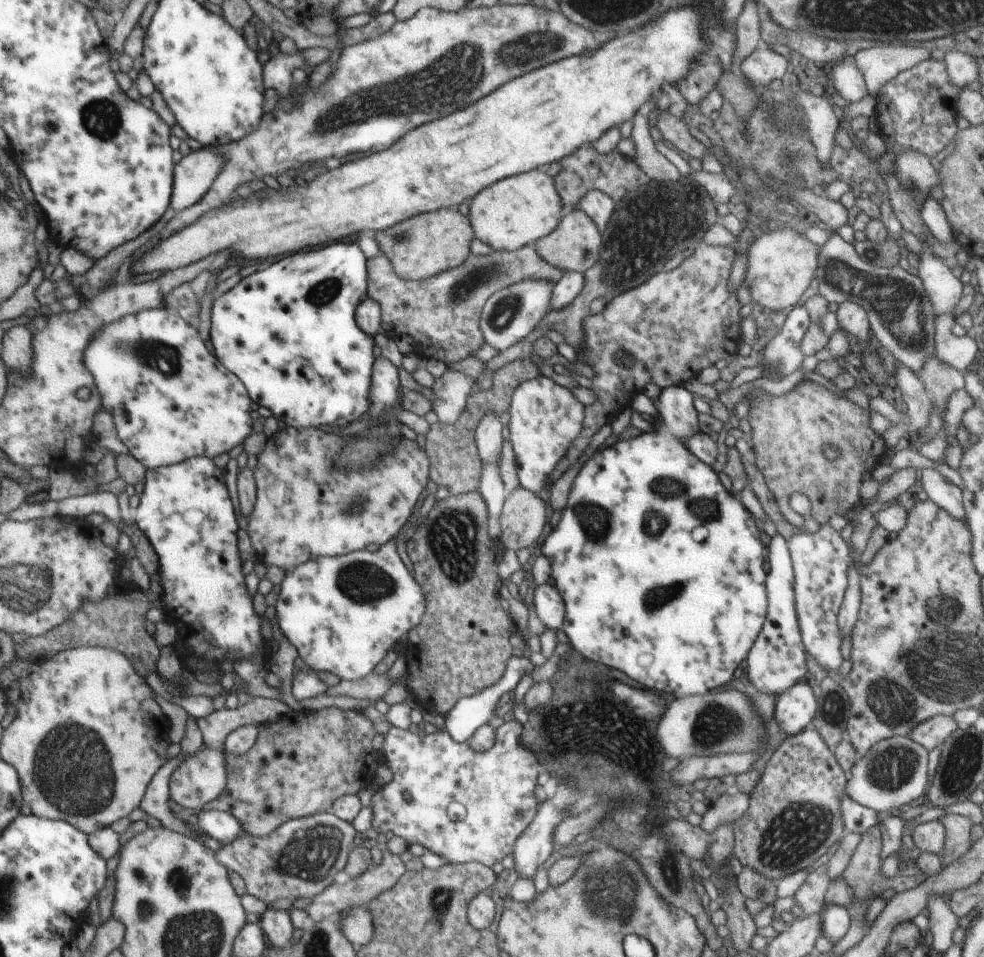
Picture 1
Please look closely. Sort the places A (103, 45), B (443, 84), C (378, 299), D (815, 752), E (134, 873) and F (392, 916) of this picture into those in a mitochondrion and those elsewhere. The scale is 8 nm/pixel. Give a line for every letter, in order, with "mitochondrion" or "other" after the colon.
A: other
B: mitochondrion
C: other
D: other
E: mitochondrion
F: other

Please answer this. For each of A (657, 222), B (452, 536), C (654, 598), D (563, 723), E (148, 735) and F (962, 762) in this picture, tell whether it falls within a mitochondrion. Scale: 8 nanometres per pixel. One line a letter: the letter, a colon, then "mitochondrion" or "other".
A: mitochondrion
B: mitochondrion
C: mitochondrion
D: mitochondrion
E: other
F: mitochondrion

